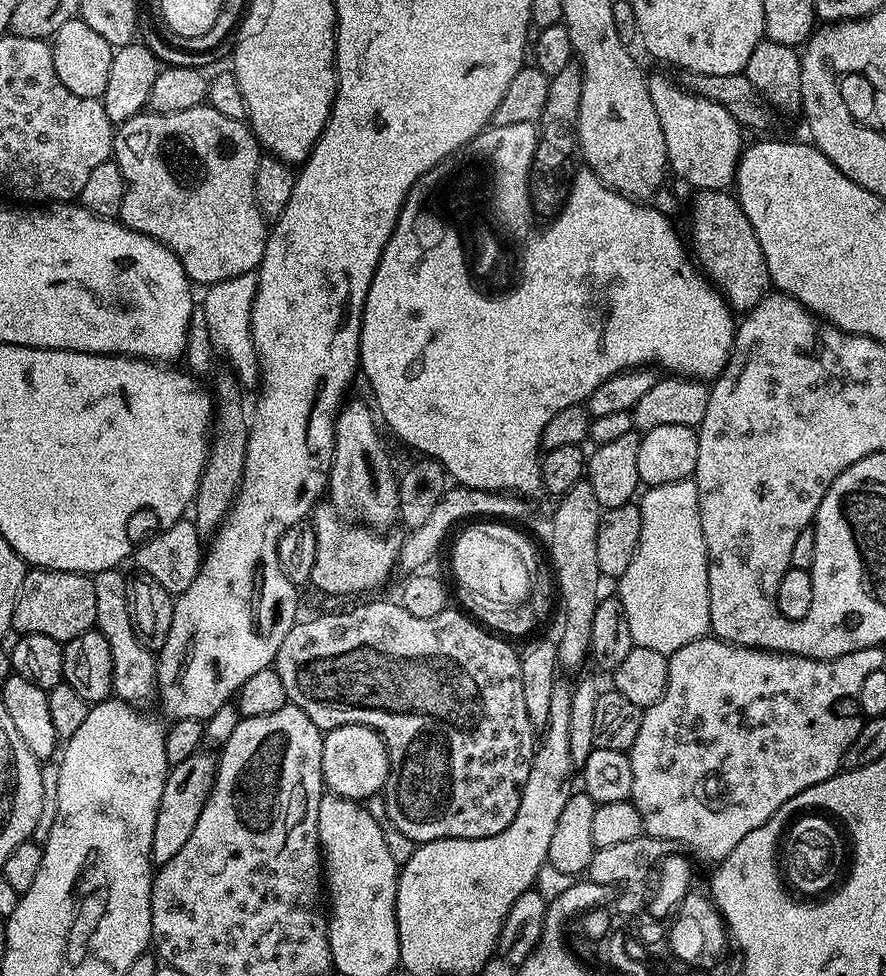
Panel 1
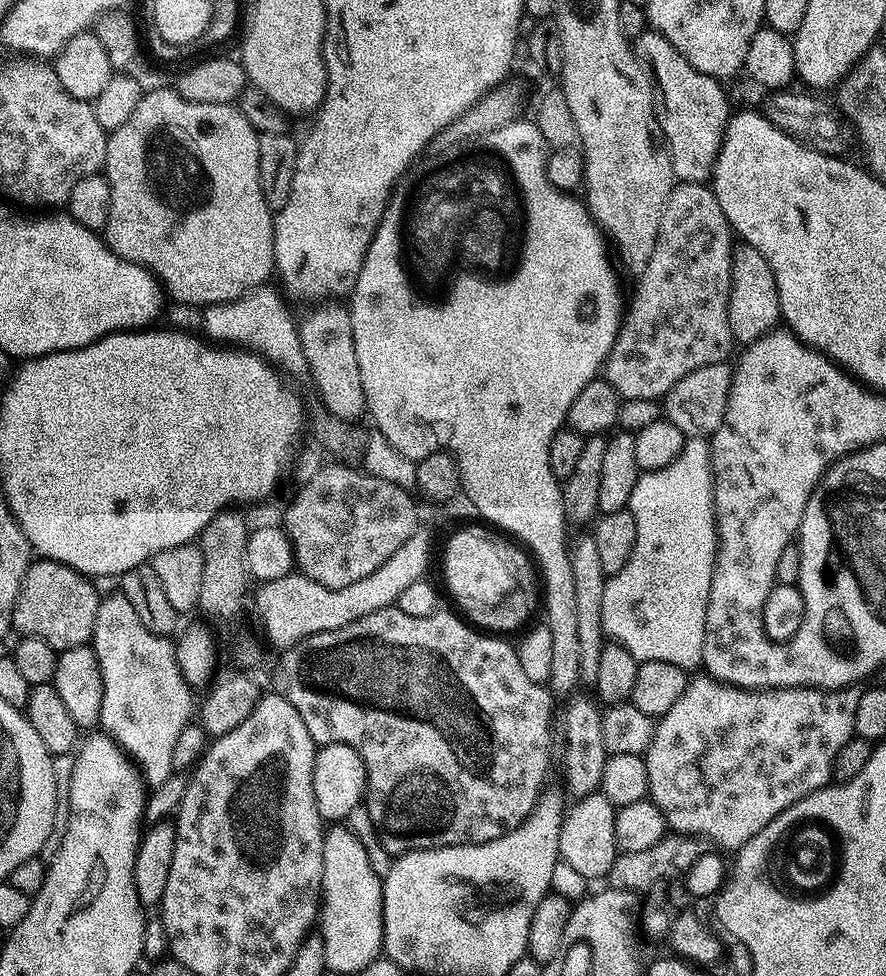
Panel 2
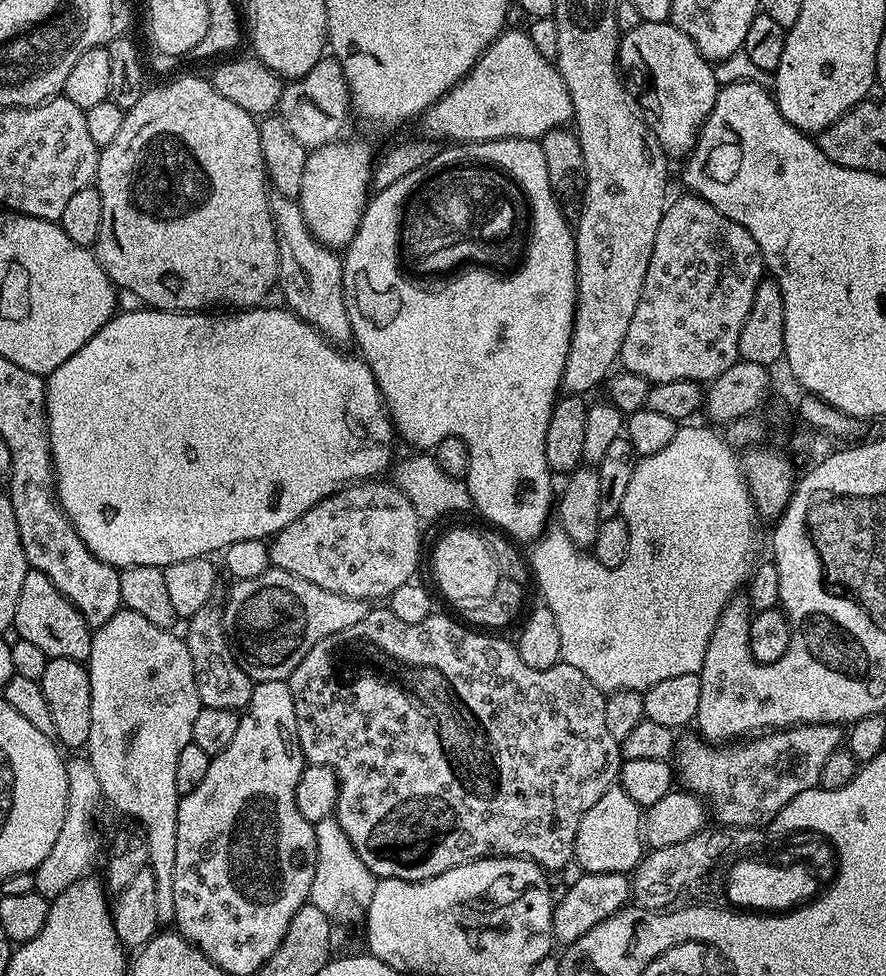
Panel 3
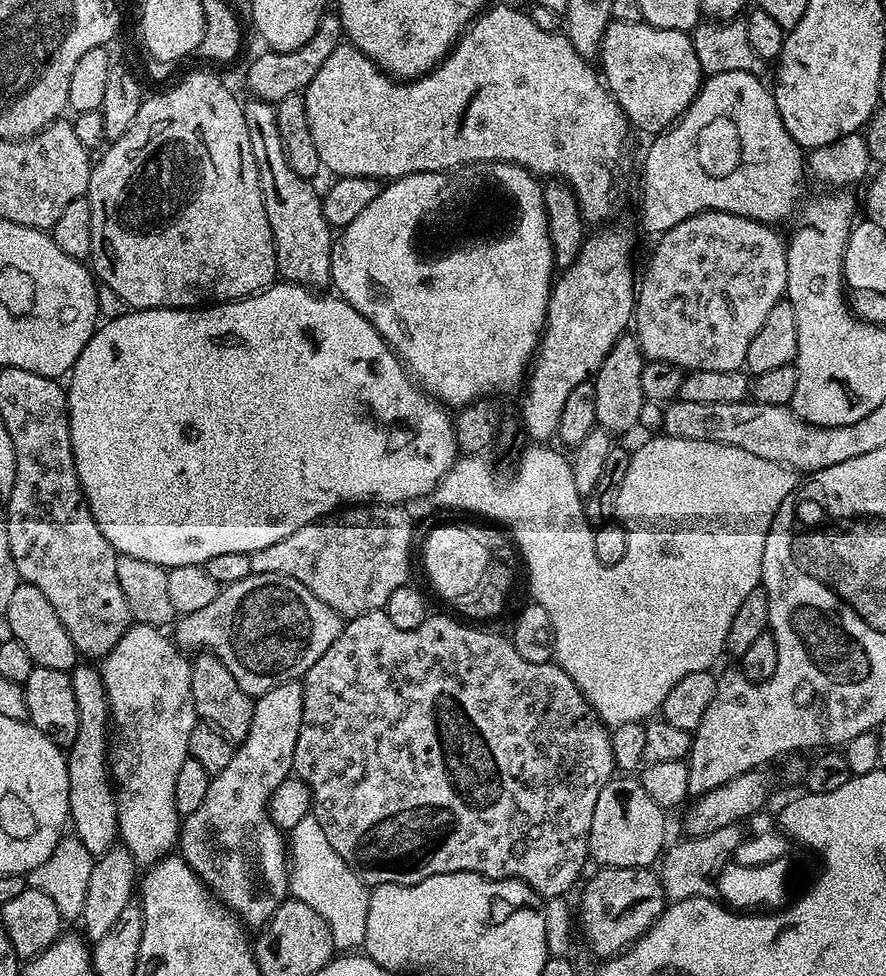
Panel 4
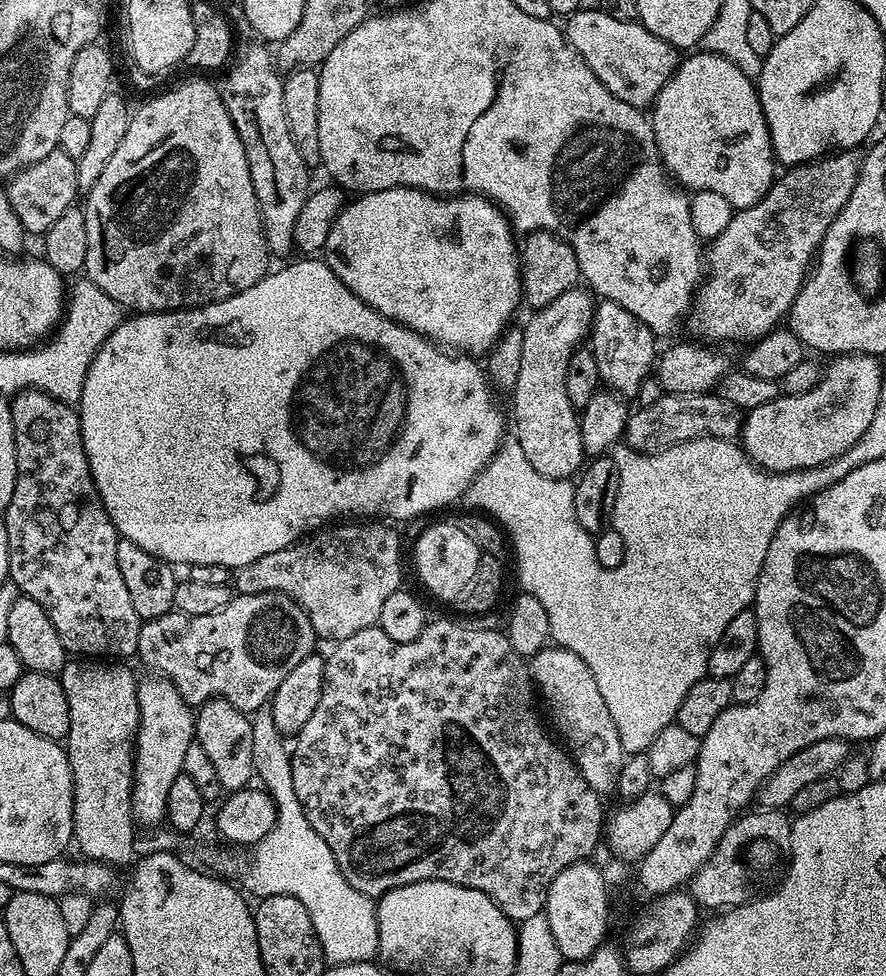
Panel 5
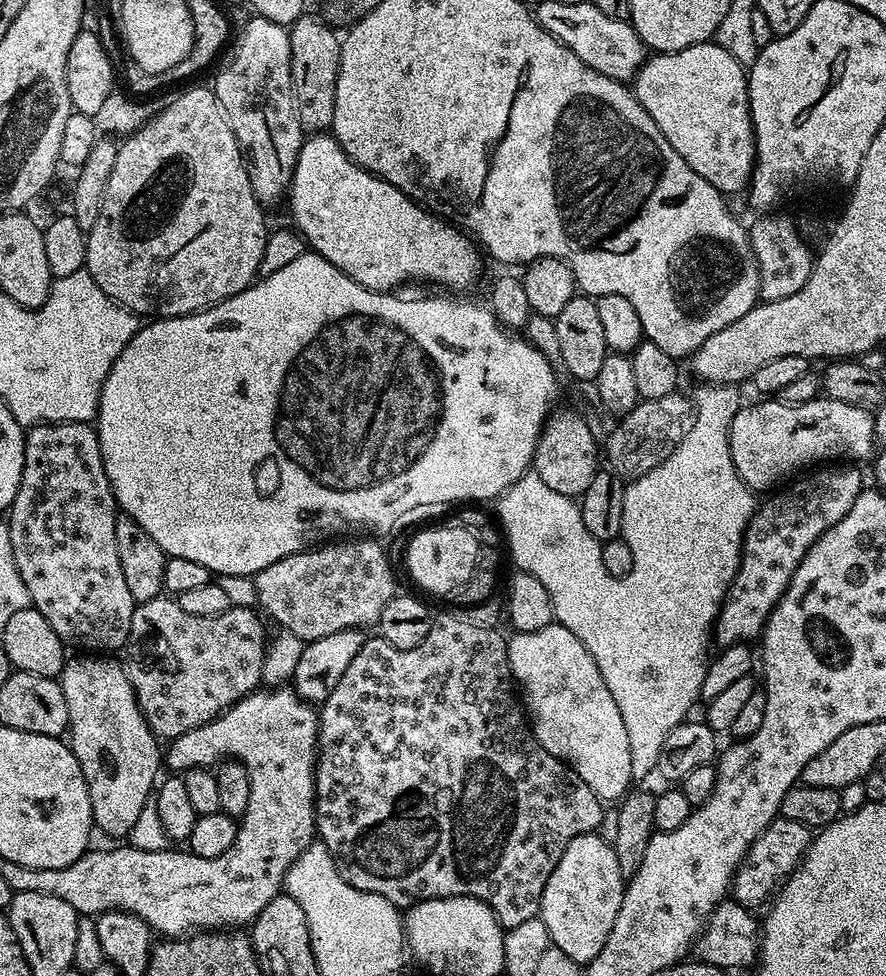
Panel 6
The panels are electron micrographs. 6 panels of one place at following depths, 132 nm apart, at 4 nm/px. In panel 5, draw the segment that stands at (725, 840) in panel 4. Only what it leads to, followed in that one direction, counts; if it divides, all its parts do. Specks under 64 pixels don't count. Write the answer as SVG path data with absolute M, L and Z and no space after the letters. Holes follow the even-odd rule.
M780 810L745 811L737 816L736 821L725 830L718 846L710 854L710 858L698 869L690 881L690 893L701 909L727 910L744 904L750 894L748 888L748 868L744 865L744 851L759 840L769 840L769 845L781 843L792 829L792 820L784 817Z

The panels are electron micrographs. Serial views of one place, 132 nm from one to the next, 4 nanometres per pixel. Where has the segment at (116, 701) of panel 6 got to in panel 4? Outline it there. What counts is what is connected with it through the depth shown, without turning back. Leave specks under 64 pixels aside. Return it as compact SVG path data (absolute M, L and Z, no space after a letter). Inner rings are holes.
M78 664L69 676L79 712L78 735L66 756L69 817L77 838L93 856L99 856L112 848L119 837L115 789L108 763L110 713L104 681L95 667Z

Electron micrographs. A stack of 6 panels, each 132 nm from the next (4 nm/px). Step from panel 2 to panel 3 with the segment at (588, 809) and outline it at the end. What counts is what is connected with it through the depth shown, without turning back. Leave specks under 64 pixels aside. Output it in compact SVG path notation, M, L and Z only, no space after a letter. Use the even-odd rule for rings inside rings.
M619 786L608 788L606 794L602 794L602 798L598 798L598 802L594 802L594 806L590 806L586 814L582 814L582 822L578 825L575 863L577 865L580 863L585 873L623 872L631 874L636 871L636 867L645 855L646 845L642 839L642 809L634 802L634 798L630 798L630 794L626 794L626 790L622 790Z

